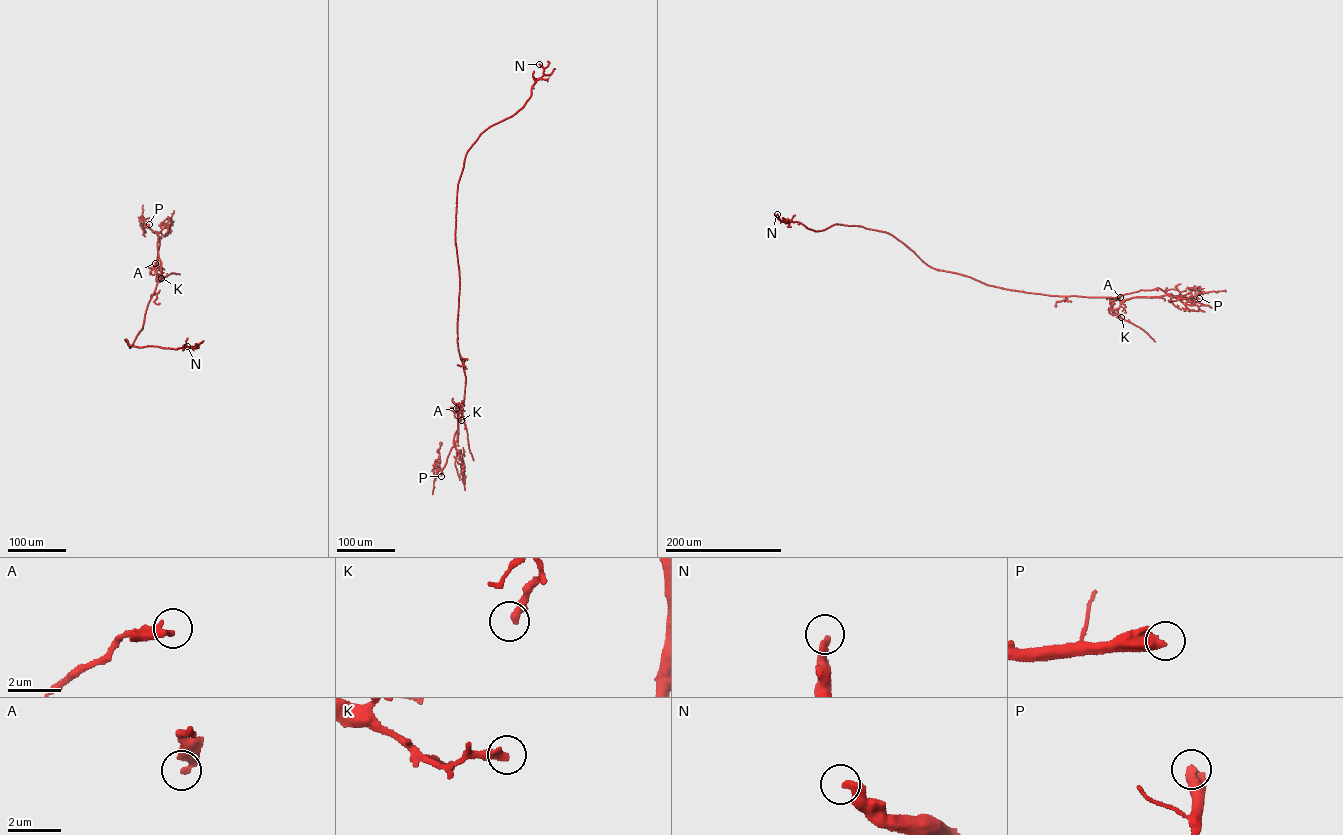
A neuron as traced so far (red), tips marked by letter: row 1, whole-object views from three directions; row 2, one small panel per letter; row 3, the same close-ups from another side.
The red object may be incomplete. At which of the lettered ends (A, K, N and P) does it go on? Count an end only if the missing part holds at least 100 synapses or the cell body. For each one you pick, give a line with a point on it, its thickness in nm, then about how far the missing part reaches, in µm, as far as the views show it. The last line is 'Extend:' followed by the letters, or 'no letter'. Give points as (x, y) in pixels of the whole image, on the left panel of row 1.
P: (149, 224) | 420 nm | 40 µm
Extend: P

